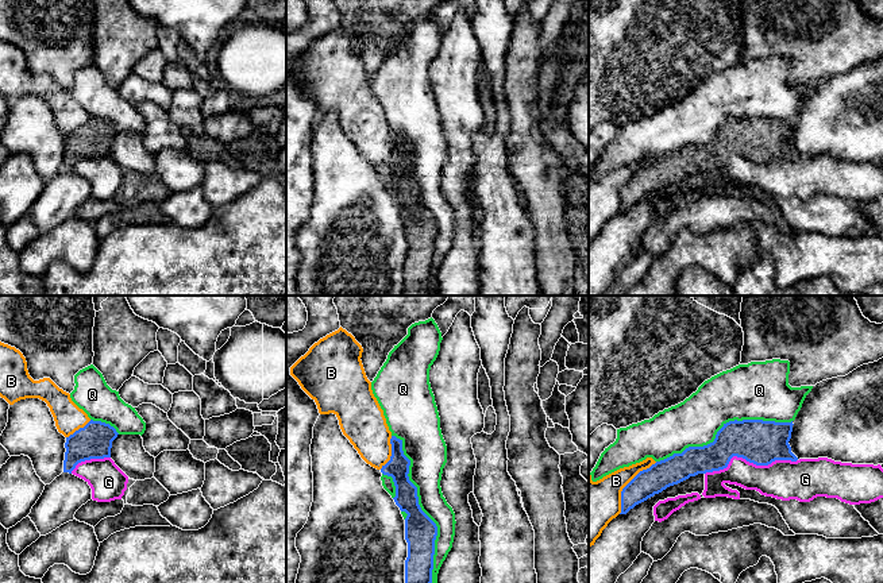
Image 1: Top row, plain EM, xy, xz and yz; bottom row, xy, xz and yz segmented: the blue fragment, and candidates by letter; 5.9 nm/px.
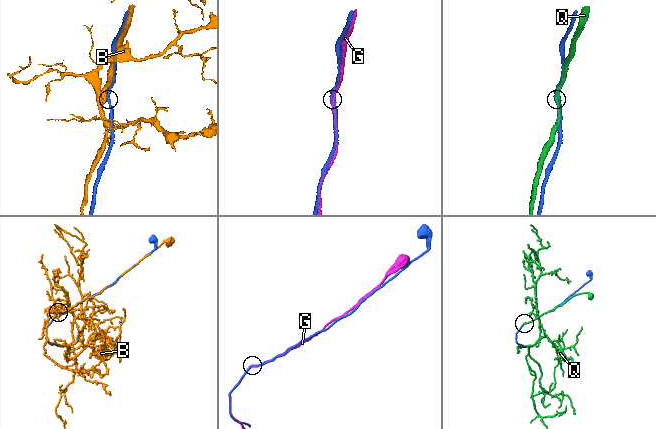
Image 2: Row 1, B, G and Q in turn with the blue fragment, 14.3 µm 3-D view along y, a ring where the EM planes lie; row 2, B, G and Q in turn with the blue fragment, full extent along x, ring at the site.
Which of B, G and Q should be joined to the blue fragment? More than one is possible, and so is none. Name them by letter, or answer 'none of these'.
none of these

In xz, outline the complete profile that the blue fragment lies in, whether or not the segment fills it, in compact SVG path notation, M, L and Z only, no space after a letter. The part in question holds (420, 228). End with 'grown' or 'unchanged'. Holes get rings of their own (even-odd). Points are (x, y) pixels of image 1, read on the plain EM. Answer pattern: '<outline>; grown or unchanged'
M392 134L392 154L382 163L381 170L392 174L396 184L396 194L393 196L401 209L408 213L405 216L405 238L408 240L408 255L405 258L405 290L404 296L432 296L432 267L435 252L435 238L437 233L436 221L421 208L419 202L417 185L409 178L410 158L404 152L402 138Z; unchanged

